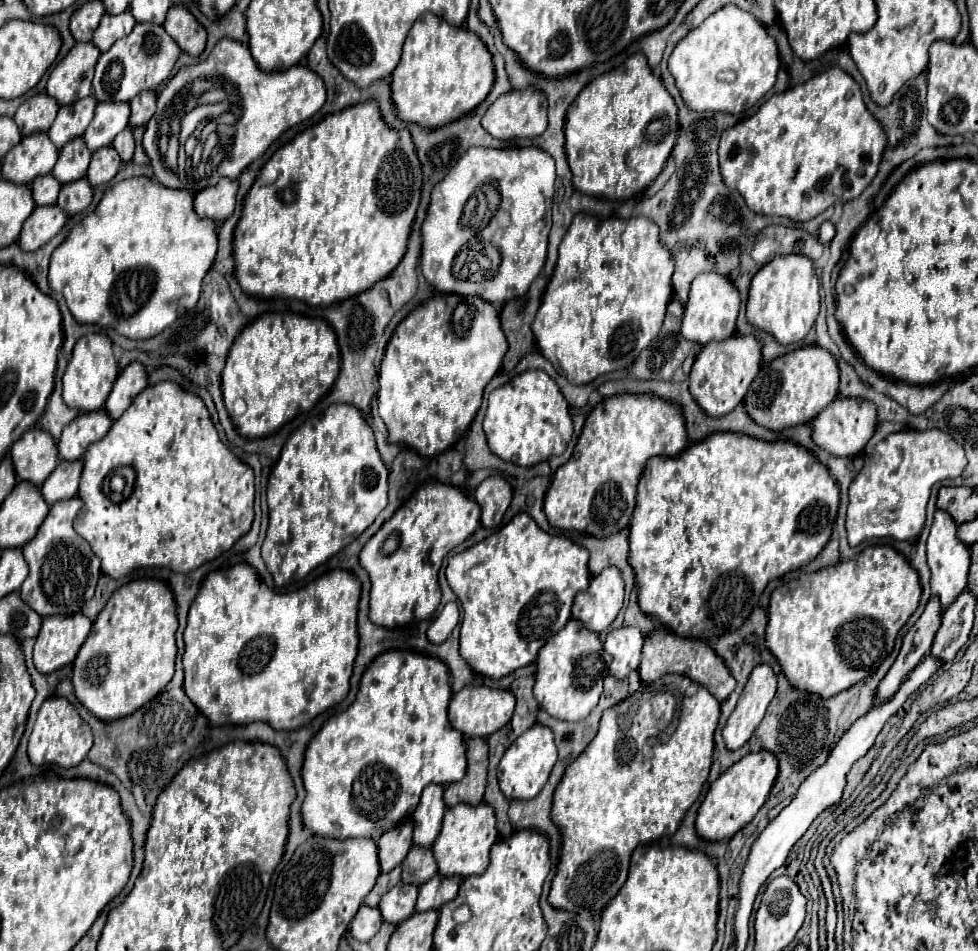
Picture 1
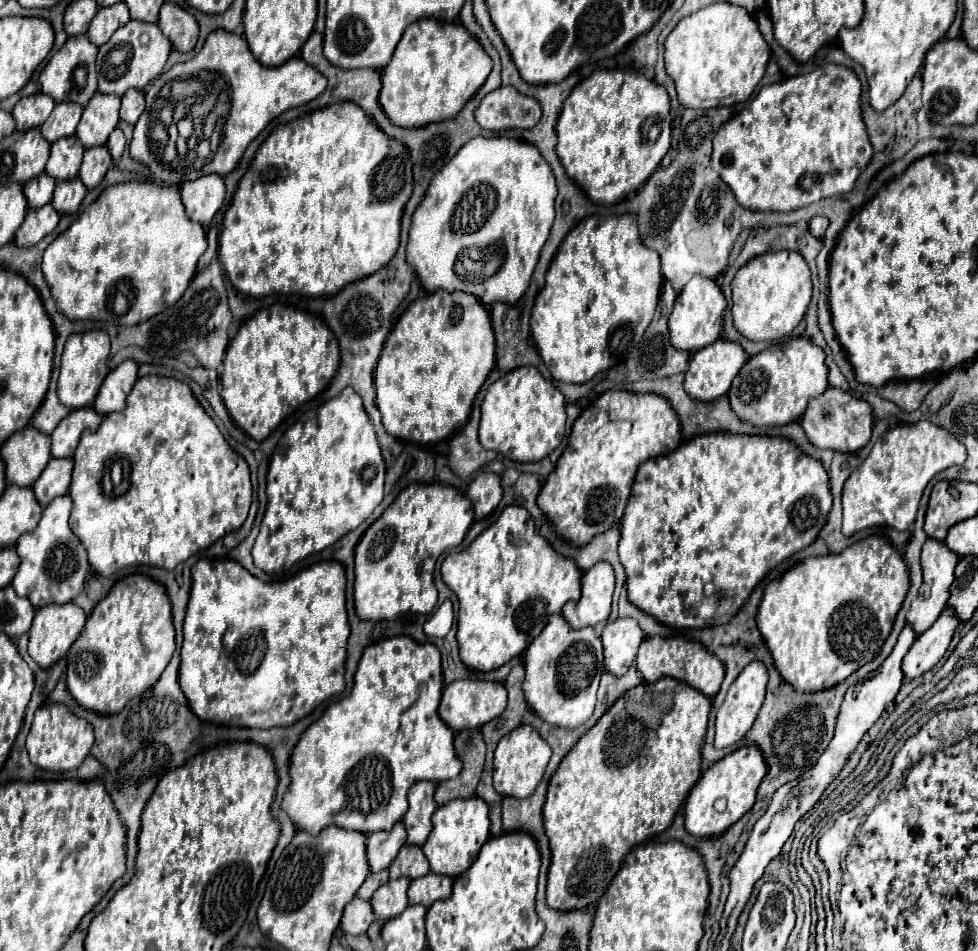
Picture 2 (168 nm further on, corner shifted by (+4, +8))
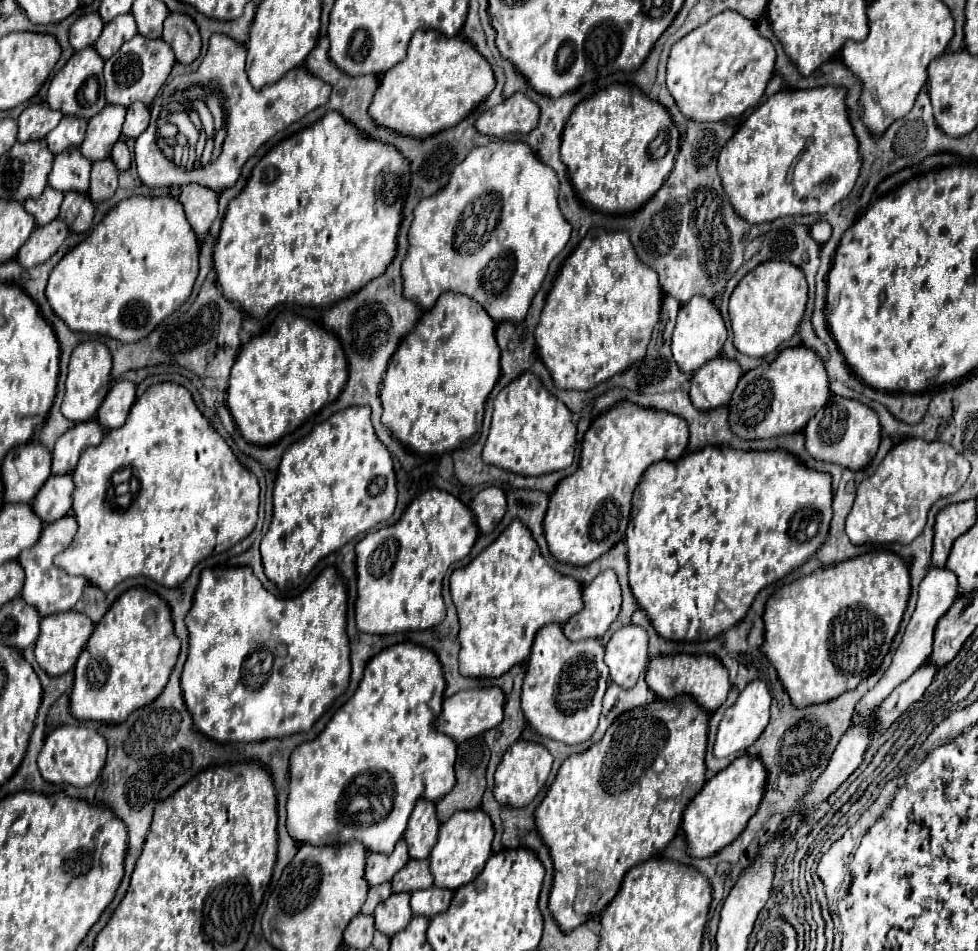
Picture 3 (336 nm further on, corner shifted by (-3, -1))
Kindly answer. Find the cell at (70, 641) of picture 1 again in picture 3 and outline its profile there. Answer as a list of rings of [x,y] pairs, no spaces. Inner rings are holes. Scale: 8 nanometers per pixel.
[[[65,611],[65,613],[55,613],[55,615],[45,617],[41,621],[41,633],[35,643],[35,657],[37,657],[39,667],[51,677],[67,673],[75,665],[81,649],[85,647],[85,643],[91,637],[91,633],[93,633],[93,623],[85,613]]]

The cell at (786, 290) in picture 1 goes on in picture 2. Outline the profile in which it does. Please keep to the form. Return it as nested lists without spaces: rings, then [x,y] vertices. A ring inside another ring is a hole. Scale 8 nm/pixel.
[[[768,252],[748,260],[736,272],[732,280],[732,320],[744,338],[776,342],[800,324],[810,298],[812,278],[800,252]]]

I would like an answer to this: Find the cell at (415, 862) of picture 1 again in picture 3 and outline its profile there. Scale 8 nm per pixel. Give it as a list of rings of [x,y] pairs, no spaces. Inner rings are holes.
[[[411,859],[407,867],[403,867],[395,877],[393,877],[393,891],[417,891],[417,889],[427,889],[433,885],[433,875],[429,869],[427,859]]]

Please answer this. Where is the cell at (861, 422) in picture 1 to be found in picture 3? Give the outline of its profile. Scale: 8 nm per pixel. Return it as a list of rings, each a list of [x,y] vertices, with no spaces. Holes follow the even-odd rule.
[[[831,395],[829,401],[809,419],[805,427],[805,447],[813,459],[831,461],[855,471],[863,469],[875,457],[879,441],[881,425],[877,413],[855,399],[839,395]]]

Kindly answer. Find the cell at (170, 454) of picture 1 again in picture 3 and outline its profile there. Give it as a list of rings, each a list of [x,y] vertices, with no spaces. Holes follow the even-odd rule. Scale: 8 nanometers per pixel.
[[[155,383],[151,387],[147,387],[147,391],[135,401],[135,405],[131,407],[129,411],[129,419],[119,427],[119,429],[111,429],[105,433],[103,437],[103,443],[99,443],[99,447],[87,447],[87,451],[83,451],[75,471],[73,471],[73,479],[75,479],[75,495],[73,495],[73,513],[77,517],[77,523],[79,523],[79,529],[75,533],[75,539],[73,543],[67,547],[67,551],[63,551],[57,559],[57,565],[63,567],[69,575],[83,575],[87,577],[87,581],[91,585],[97,585],[99,589],[103,591],[111,591],[113,587],[117,587],[121,581],[125,581],[127,577],[135,577],[135,575],[145,575],[145,577],[151,577],[153,581],[165,585],[165,587],[177,587],[181,585],[191,569],[203,561],[207,555],[213,555],[213,553],[221,553],[229,547],[233,547],[235,543],[239,543],[241,539],[245,539],[253,529],[255,529],[255,523],[257,523],[257,511],[259,511],[259,483],[257,483],[257,477],[247,471],[233,455],[231,447],[225,443],[225,439],[213,429],[211,421],[197,409],[191,393],[181,387],[181,385],[175,385],[175,383]],[[125,467],[131,469],[131,489],[129,493],[125,495],[127,499],[127,507],[119,503],[119,507],[111,505],[107,501],[107,489],[111,485],[111,477],[113,473],[117,471],[123,471]]]

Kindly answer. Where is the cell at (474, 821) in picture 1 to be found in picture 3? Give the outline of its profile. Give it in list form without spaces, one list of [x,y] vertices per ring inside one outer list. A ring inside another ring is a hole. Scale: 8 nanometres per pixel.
[[[483,809],[473,811],[455,811],[449,821],[441,825],[439,841],[431,851],[431,873],[435,877],[435,887],[445,889],[457,889],[467,883],[471,883],[485,867],[489,855],[491,855],[491,841],[493,841],[493,823],[489,815]]]

